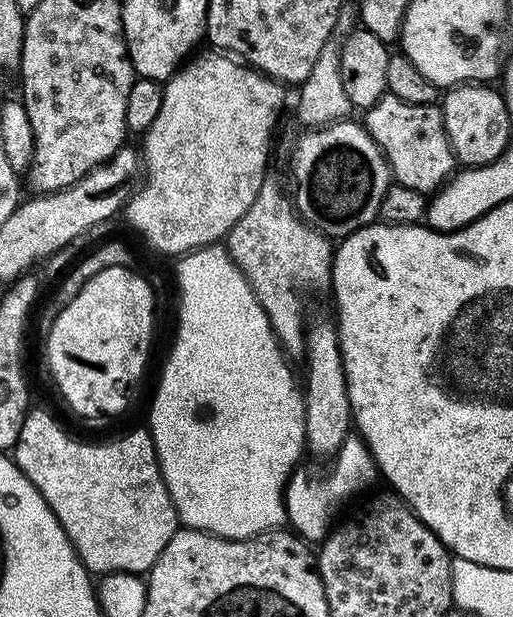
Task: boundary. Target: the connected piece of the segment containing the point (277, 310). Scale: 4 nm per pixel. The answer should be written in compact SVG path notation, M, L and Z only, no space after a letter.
M272 178L265 179L258 190L258 198L238 218L238 222L230 229L226 237L228 255L242 270L248 279L248 285L258 298L260 305L266 310L270 326L274 330L276 340L284 349L284 355L289 358L303 357L306 352L306 323L304 324L304 295L307 292L327 293L332 286L332 257L334 244L329 237L316 228L312 228L300 213L296 211L289 193L279 188Z

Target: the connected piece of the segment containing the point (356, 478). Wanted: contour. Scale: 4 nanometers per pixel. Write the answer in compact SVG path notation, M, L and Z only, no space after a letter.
M349 434L346 442L342 442L342 446L336 451L336 455L331 457L330 464L332 464L332 469L329 470L328 476L315 476L312 472L300 472L301 470L293 471L284 490L284 510L287 523L290 525L291 531L308 542L323 540L333 527L332 515L339 510L340 504L346 503L351 496L358 495L363 488L370 487L375 480L378 480L378 469L374 458L359 435Z

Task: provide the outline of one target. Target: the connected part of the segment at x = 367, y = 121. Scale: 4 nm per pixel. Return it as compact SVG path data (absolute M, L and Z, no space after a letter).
M385 94L363 113L362 125L382 150L392 171L392 179L410 190L432 194L448 183L457 171L458 161L446 138L446 126L436 104L414 106Z

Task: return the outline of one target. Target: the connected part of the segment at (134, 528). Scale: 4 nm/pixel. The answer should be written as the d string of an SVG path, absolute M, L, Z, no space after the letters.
M33 407L22 422L22 434L18 434L14 459L22 474L26 474L58 518L66 538L72 543L72 549L89 573L146 574L154 562L158 562L158 554L166 550L166 542L170 542L178 531L176 507L160 473L152 433L147 430L132 432L109 444L79 444L56 425L55 418L46 409Z

